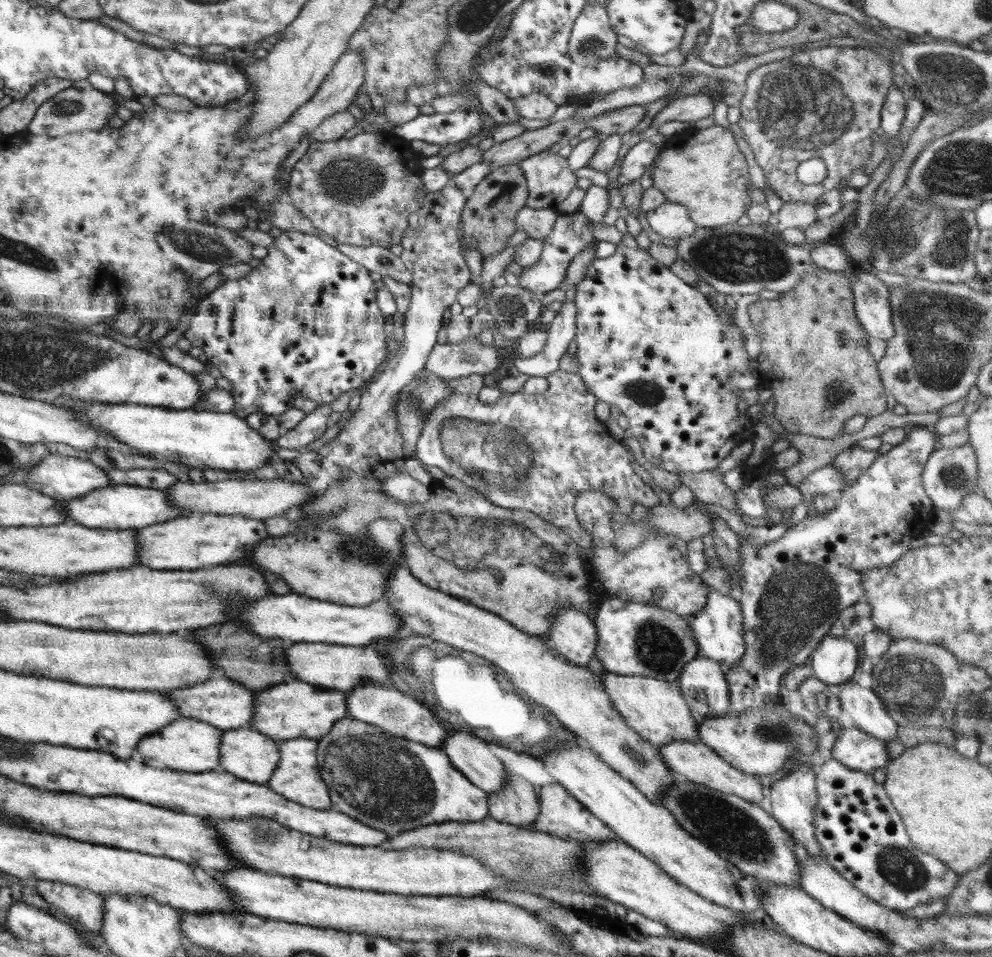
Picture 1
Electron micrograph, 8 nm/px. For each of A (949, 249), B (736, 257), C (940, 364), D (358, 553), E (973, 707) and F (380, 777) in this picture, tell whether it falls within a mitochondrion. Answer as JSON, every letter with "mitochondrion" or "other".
{"A":"mitochondrion","B":"mitochondrion","C":"mitochondrion","D":"mitochondrion","E":"mitochondrion","F":"mitochondrion"}

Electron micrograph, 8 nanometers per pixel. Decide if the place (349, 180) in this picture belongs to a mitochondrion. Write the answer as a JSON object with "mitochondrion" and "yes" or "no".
{"mitochondrion":"yes"}

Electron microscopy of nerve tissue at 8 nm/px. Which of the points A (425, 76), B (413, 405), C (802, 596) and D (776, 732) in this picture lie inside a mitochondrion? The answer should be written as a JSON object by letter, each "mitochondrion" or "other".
{"A":"other","B":"mitochondrion","C":"mitochondrion","D":"mitochondrion"}

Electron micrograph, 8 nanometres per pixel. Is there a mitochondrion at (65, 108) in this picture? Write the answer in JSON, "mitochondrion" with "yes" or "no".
{"mitochondrion":"yes"}

